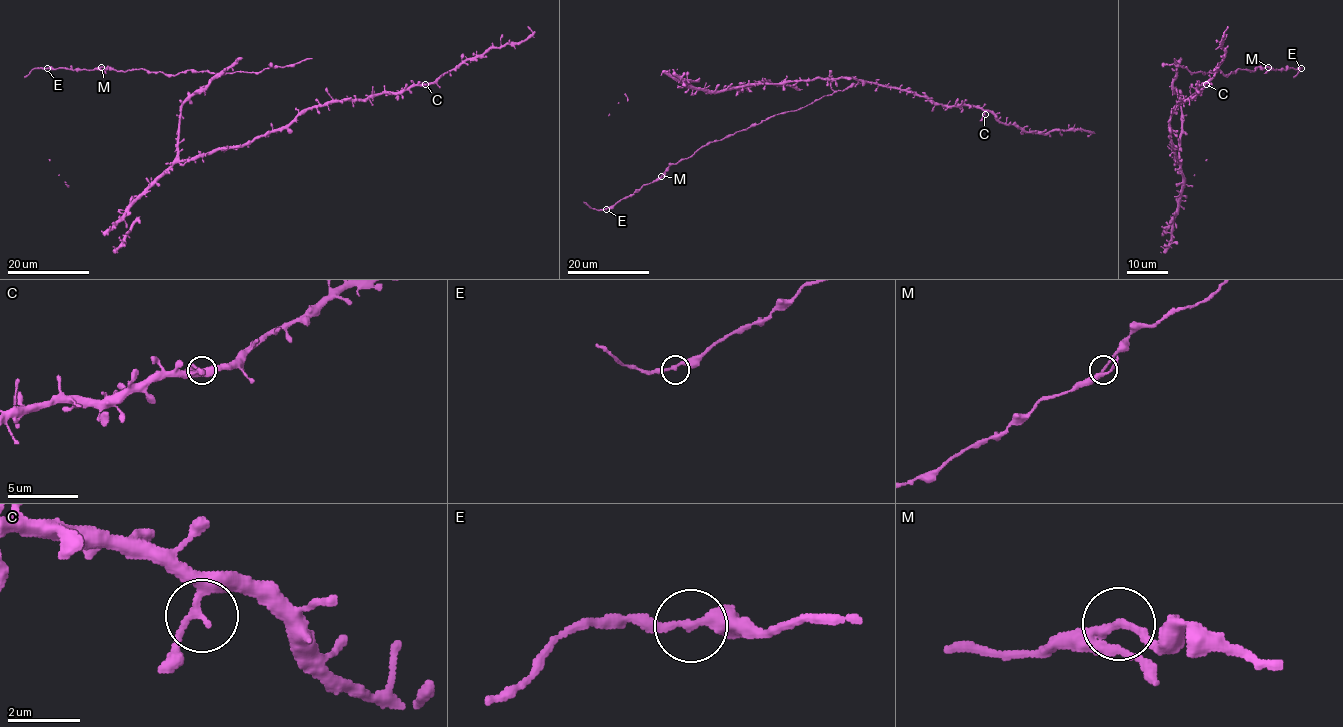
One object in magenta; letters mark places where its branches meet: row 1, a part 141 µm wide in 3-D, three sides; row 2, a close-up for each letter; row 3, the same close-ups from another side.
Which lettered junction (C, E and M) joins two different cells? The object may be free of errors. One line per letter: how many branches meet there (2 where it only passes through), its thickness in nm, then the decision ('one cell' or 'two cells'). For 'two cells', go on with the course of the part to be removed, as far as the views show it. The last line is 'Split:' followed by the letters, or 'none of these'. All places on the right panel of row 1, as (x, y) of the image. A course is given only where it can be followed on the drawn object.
C: 3 | 200 nm | one cell
E: 2 | 260 nm | one cell
M: 3 | 180 nm | one cell
Split: none of these

